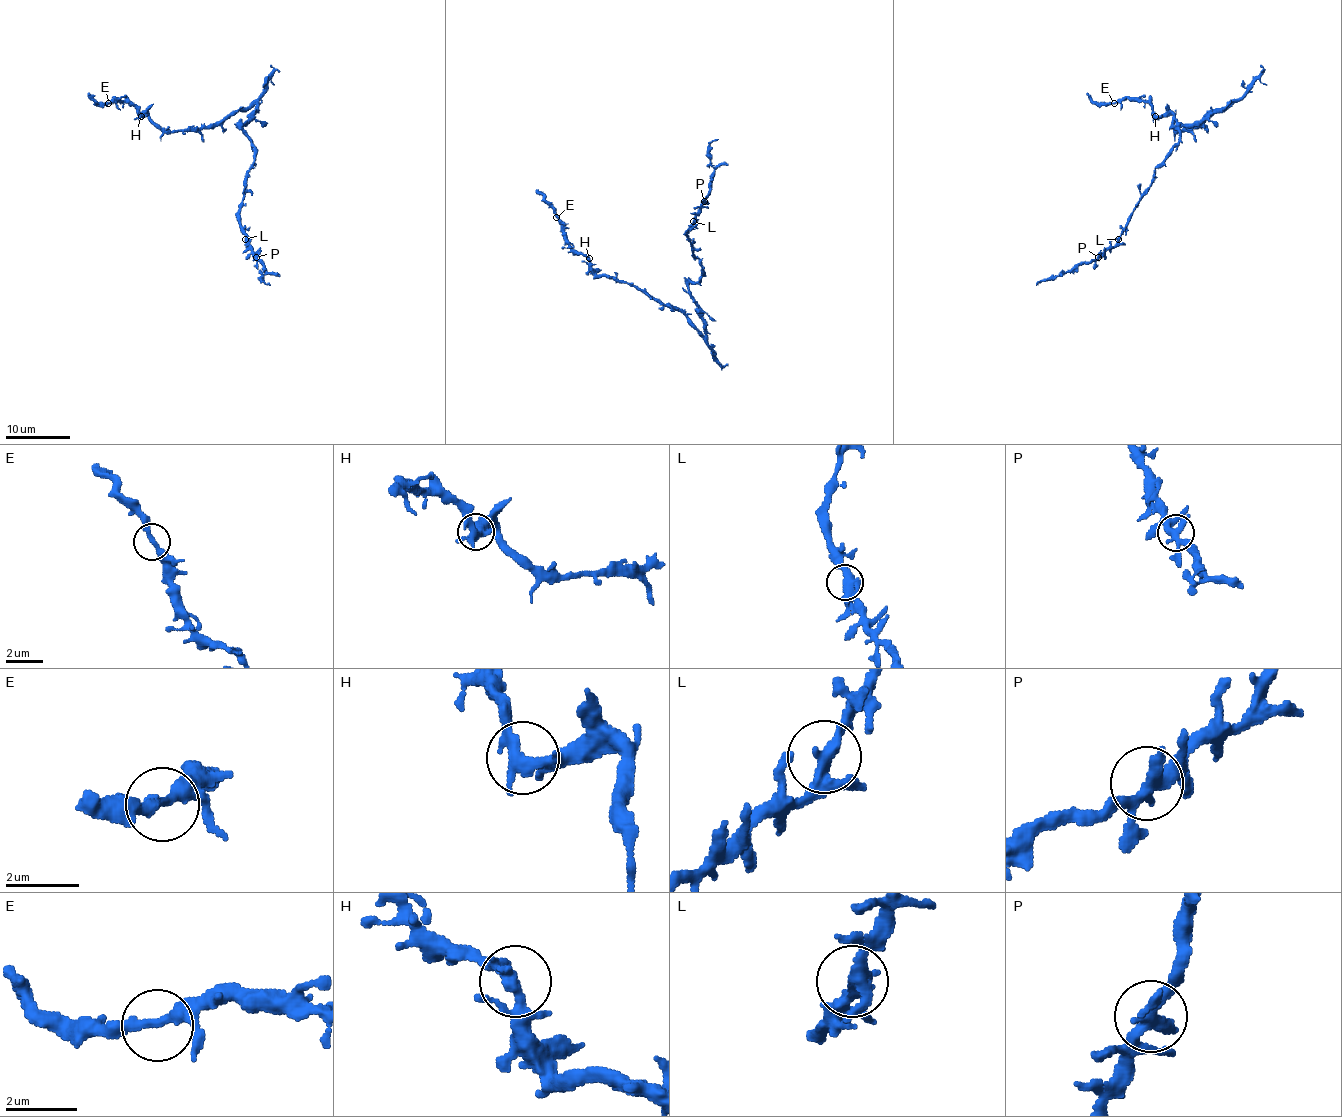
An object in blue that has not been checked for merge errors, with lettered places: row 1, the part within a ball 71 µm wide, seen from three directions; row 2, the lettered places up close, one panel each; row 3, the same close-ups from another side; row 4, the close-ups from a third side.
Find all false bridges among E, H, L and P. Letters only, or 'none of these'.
none of these

